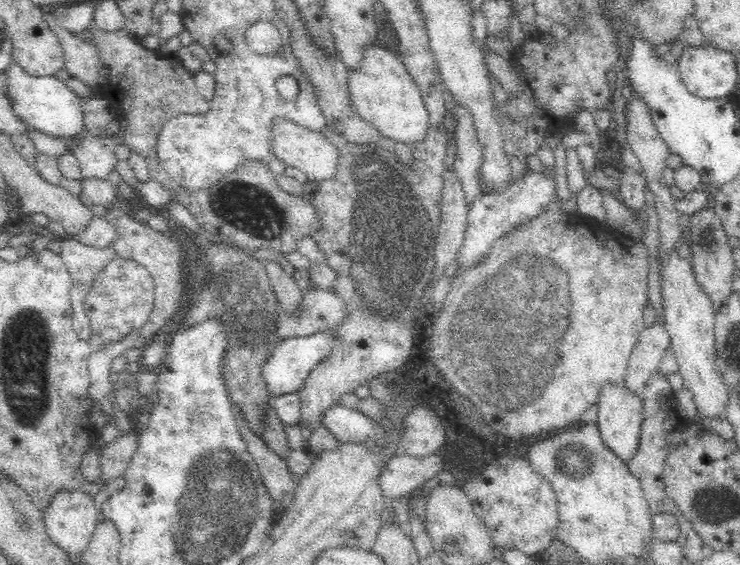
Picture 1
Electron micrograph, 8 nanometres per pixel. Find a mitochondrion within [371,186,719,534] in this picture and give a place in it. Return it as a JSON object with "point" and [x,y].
{"point":[573,460]}

